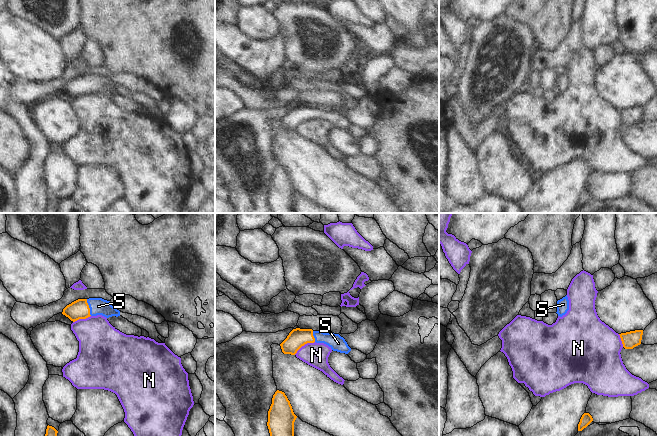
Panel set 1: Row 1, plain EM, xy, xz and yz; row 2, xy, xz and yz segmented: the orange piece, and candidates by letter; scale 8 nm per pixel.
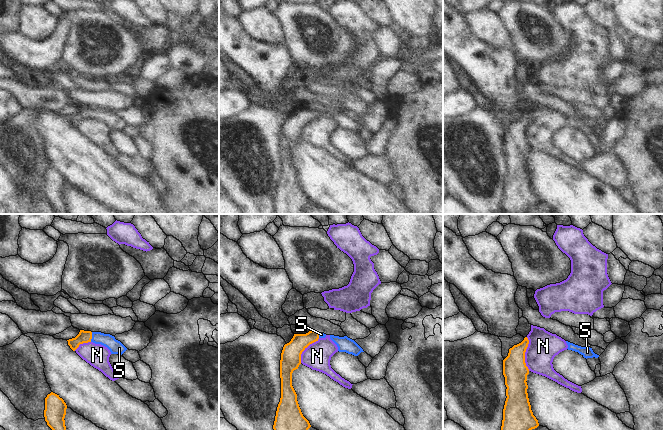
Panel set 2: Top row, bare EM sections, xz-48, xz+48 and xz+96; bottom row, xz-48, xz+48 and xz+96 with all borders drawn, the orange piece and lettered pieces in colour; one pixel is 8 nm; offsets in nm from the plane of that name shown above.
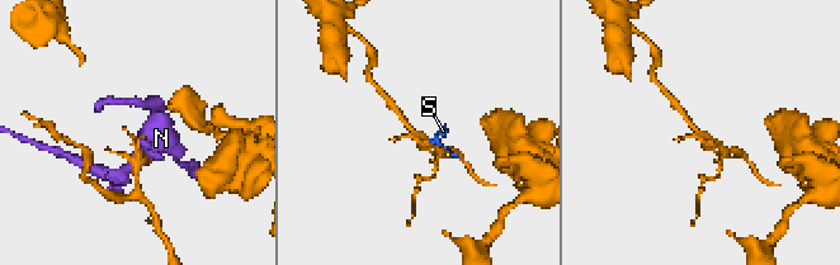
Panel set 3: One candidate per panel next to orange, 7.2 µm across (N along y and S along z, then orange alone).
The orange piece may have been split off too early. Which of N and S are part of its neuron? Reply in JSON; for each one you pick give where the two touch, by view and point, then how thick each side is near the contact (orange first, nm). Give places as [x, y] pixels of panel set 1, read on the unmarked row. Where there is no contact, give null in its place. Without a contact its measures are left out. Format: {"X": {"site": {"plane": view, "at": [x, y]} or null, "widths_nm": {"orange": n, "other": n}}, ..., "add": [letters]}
{"S": {"site": {"plane": "xy", "at": [88, 83]}, "widths_nm": {"orange": 160, "other": 140}}, "add": ["S"]}

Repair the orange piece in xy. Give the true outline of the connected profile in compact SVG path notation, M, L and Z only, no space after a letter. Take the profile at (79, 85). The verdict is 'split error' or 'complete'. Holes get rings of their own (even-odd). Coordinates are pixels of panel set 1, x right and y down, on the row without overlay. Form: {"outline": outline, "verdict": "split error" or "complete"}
{"outline": "M102 74L78 75L67 81L62 88L71 97L86 95L90 92L102 91L106 94L120 92L120 87L113 83L110 77Z", "verdict": "split error"}

